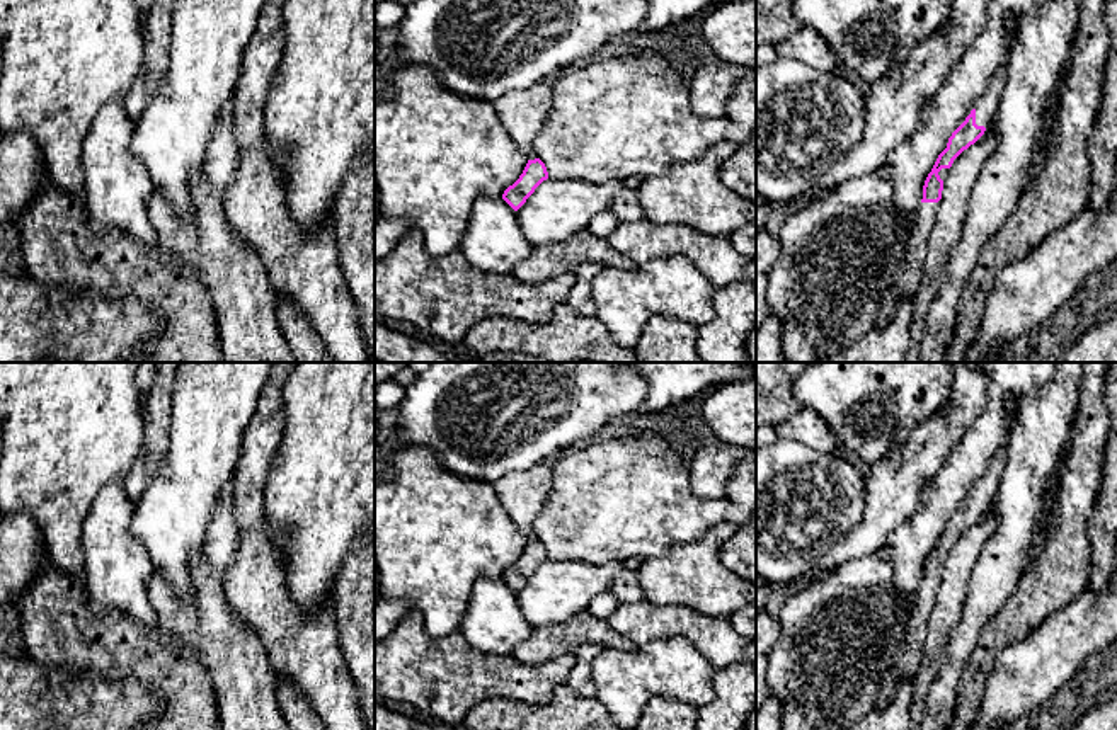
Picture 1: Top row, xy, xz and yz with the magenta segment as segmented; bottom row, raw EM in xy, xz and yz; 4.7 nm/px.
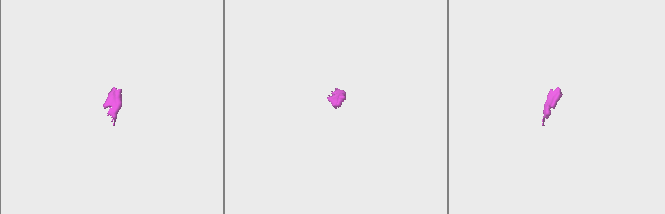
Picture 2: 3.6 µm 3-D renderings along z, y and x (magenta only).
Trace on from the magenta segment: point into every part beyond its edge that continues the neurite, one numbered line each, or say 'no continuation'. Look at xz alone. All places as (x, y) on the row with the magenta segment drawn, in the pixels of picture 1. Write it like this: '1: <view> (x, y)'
no continuation

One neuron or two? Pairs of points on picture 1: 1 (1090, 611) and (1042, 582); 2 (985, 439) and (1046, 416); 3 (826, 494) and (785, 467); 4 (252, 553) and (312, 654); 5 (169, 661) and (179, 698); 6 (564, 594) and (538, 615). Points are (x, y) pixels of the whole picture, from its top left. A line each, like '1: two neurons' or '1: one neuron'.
1: two neurons
2: two neurons
3: one neuron
4: one neuron
5: one neuron
6: one neuron

